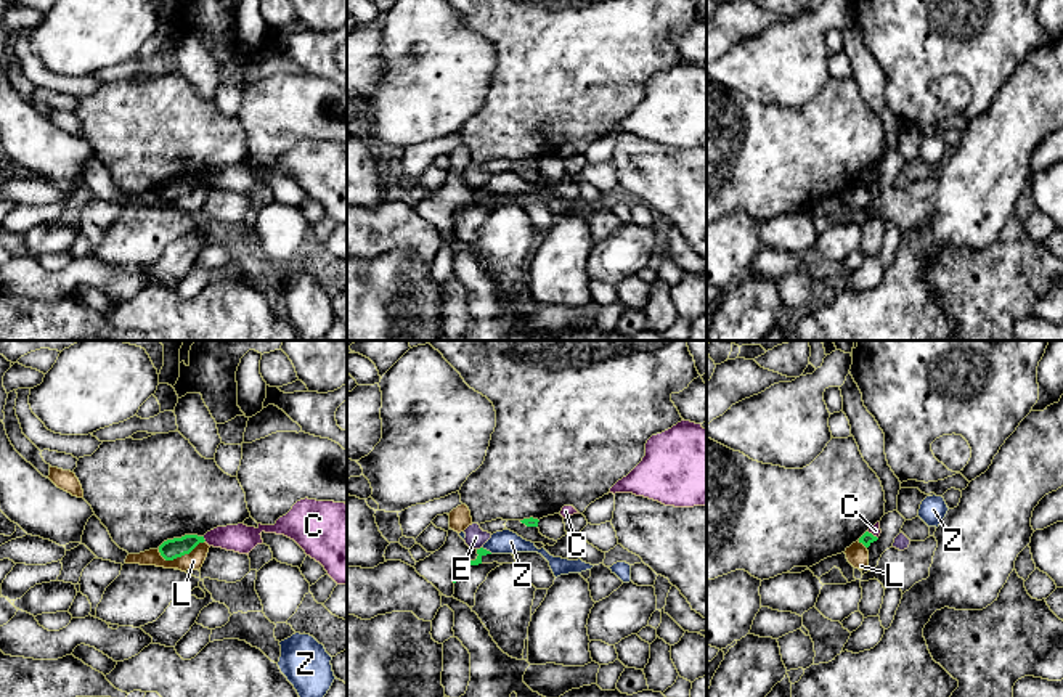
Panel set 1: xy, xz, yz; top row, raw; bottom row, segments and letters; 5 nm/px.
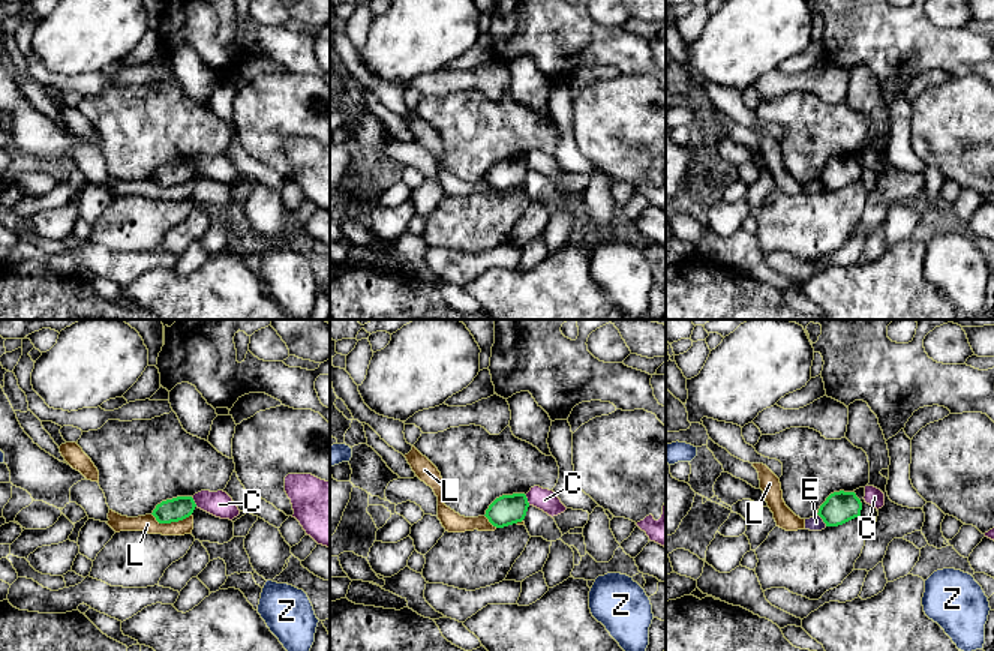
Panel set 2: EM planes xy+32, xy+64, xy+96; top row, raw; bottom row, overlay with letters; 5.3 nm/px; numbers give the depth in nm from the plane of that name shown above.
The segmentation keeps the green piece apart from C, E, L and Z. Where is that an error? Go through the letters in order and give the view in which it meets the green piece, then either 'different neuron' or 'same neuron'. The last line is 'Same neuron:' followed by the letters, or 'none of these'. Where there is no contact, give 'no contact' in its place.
C: xy | different neuron
E: xz | different neuron
L: xy | different neuron
Z: xz | different neuron
Same neuron: none of these

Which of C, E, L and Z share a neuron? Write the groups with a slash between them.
C / E / L / Z

